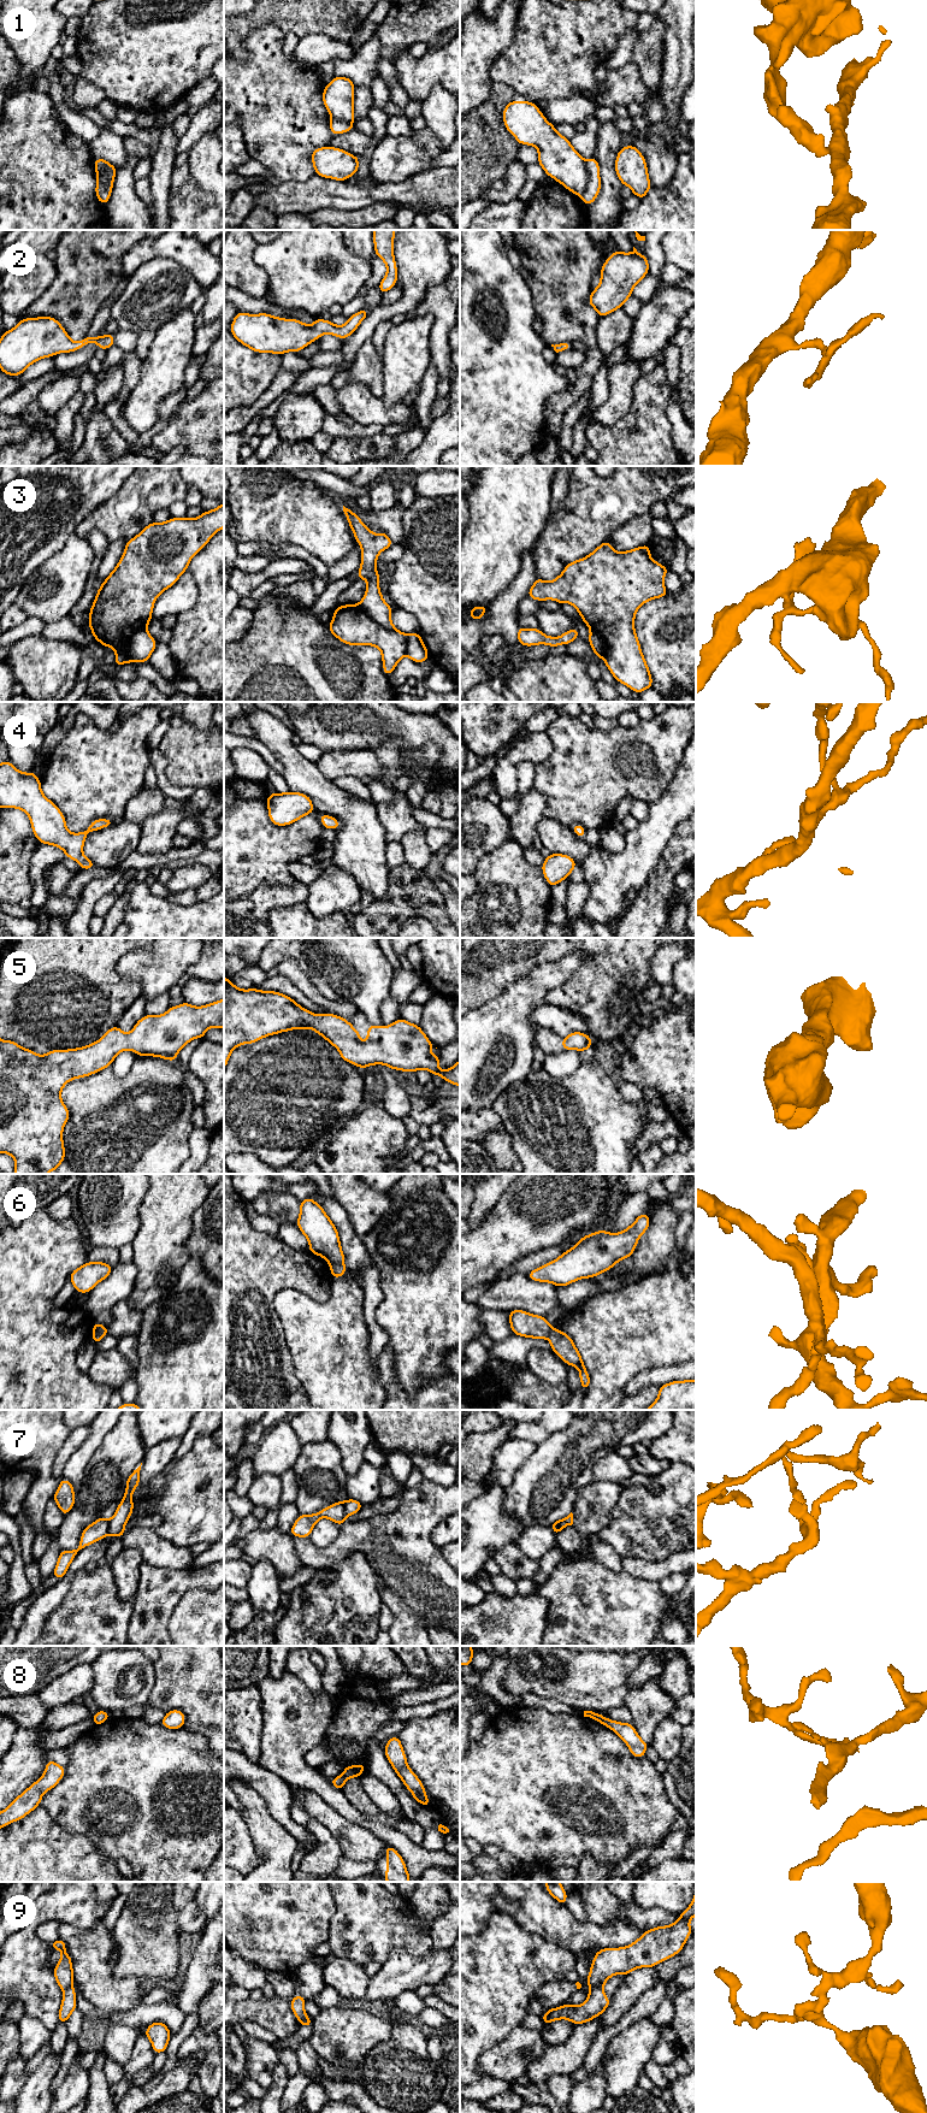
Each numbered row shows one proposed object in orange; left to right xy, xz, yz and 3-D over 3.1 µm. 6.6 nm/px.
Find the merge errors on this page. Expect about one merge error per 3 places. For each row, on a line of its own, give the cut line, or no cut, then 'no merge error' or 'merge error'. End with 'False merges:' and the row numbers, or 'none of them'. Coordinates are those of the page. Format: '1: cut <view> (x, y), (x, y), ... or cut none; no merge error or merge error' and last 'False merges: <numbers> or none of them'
1: cut yz (585, 160), (588, 182), (580, 195); merge error
2: cut none; no merge error
3: cut xz (359, 603), (372, 619), (388, 629), (396, 630); merge error
4: cut none; no merge error
5: cut none; no merge error
6: cut xy (107, 1332), (96, 1333), (92, 1337); merge error
7: cut xz (343, 1501), (343, 1509), (347, 1515); merge error
8: cut xz (341, 1776), (346, 1780); merge error
9: cut yz (602, 1984), (591, 1989); merge error
False merges: 1, 3, 6, 7, 8, 9

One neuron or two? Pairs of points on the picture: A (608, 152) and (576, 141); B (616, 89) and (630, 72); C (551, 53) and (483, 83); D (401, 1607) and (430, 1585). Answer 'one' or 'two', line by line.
A: two
B: one
C: two
D: two

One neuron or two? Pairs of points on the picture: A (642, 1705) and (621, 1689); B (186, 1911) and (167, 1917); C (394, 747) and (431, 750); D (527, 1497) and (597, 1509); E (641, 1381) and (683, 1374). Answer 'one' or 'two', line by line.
A: two
B: two
C: one
D: two
E: one

